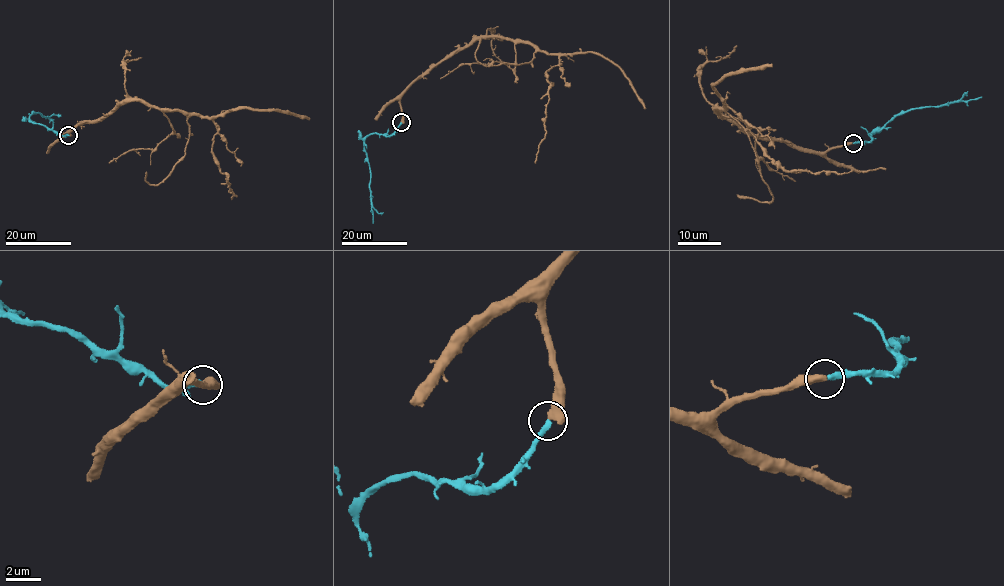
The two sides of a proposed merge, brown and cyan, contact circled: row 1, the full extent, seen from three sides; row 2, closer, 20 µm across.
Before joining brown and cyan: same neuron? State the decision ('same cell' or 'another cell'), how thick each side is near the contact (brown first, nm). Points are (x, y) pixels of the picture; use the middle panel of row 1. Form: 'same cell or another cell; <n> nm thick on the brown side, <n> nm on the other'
same cell; 550 nm thick on the brown side, 320 nm on the other

